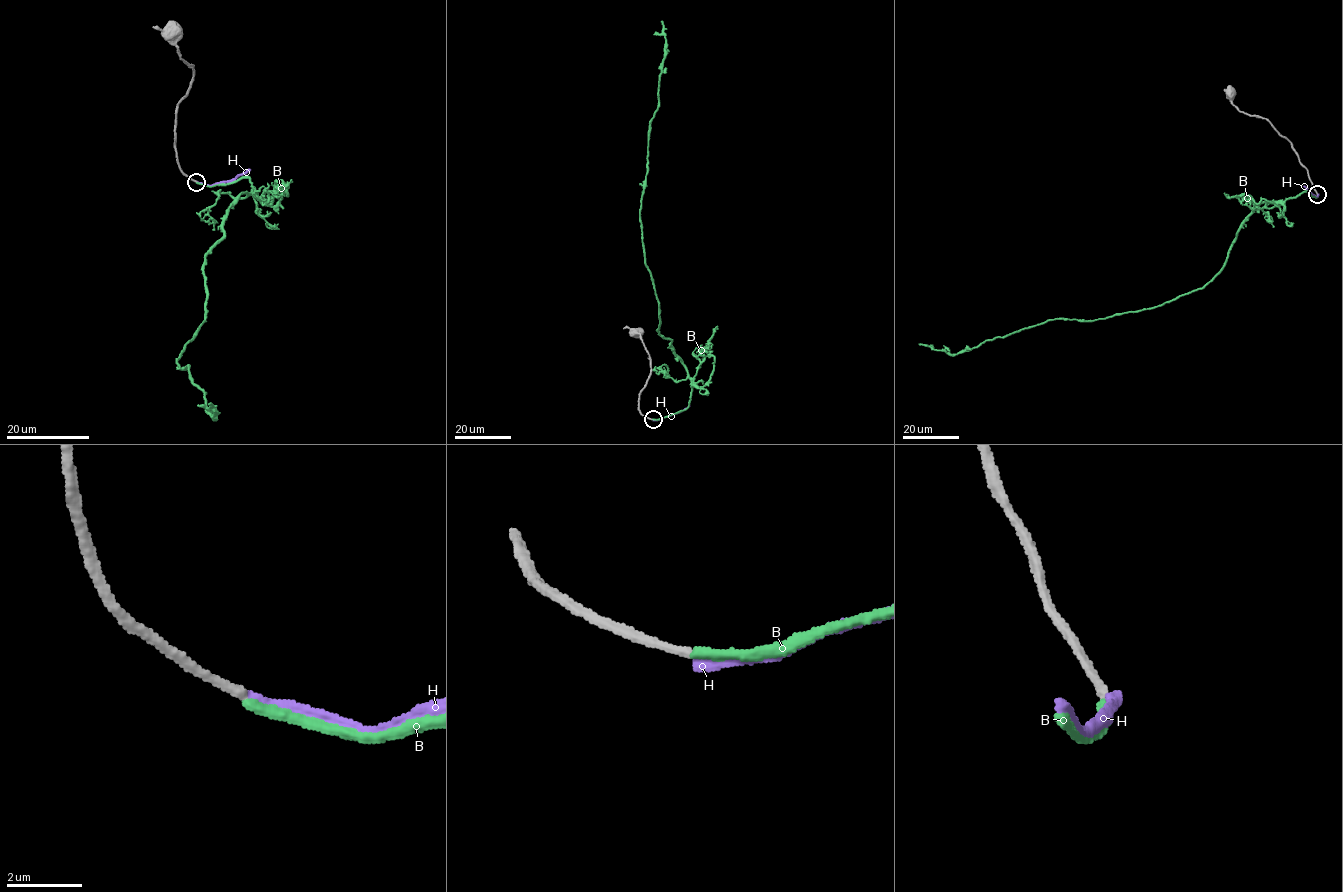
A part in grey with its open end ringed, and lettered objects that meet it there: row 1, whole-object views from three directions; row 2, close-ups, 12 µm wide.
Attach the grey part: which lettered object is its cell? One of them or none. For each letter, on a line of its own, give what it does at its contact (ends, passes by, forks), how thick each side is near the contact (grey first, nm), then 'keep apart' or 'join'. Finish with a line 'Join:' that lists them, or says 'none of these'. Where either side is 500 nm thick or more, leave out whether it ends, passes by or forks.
B: it ends | 240/280 nm | join
H: it ends | 240/280 nm | keep apart
Join: B

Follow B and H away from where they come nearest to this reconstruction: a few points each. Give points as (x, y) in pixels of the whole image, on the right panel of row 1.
B: (1318, 194), (1261, 202), (1223, 267), (1161, 305), (1047, 320), (955, 354), (919, 343)
H: (1318, 194), (1313, 195), (1304, 186)

